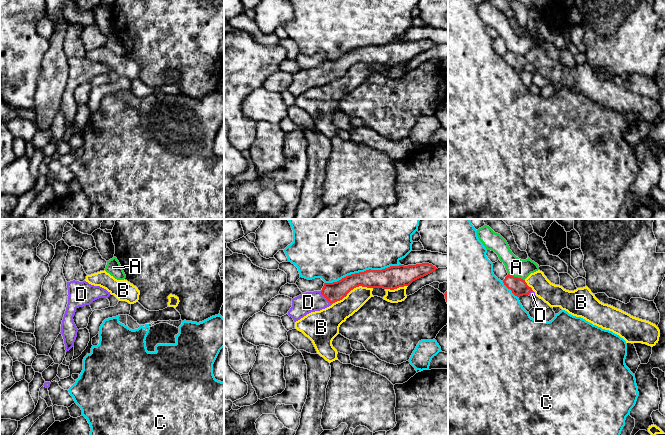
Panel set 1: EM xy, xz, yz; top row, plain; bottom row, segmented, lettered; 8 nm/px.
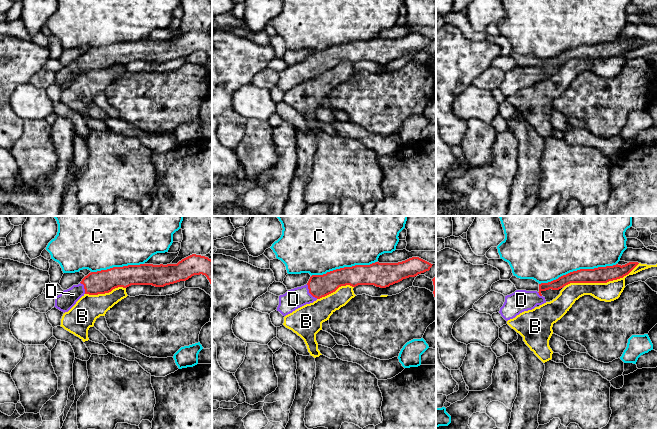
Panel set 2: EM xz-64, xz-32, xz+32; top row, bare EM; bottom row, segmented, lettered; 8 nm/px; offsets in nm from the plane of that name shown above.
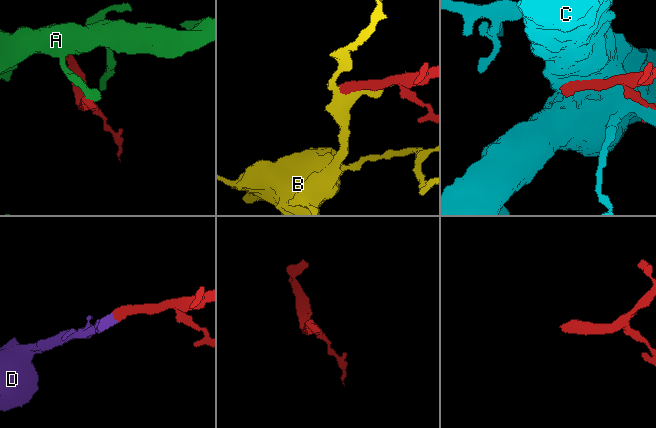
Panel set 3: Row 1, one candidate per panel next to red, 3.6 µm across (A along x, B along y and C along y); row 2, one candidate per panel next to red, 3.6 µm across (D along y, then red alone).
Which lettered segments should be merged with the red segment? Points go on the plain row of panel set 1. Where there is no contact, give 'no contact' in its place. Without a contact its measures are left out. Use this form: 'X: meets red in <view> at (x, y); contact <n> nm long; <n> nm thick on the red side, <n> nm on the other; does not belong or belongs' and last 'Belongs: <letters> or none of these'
A: meets red in yz at (516, 53); contact 150 nm long; 140 nm thick on the red side, 150 nm on the other; does not belong
B: meets red in xz at (353, 64); contact 340 nm long; 160 nm thick on the red side, 170 nm on the other; does not belong
C: meets red in xz at (362, 48); contact 650 nm long; 180 nm thick on the red side, 420 nm on the other; does not belong
D: meets red in xz at (326, 74); contact 140 nm long; 160 nm thick on the red side, 170 nm on the other; belongs
Belongs: D

